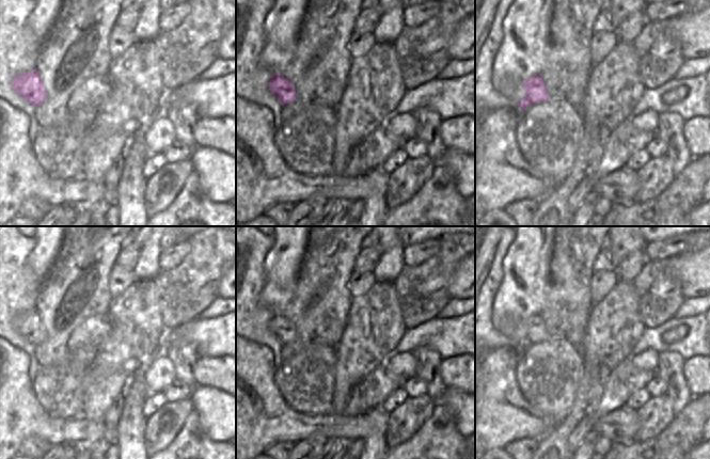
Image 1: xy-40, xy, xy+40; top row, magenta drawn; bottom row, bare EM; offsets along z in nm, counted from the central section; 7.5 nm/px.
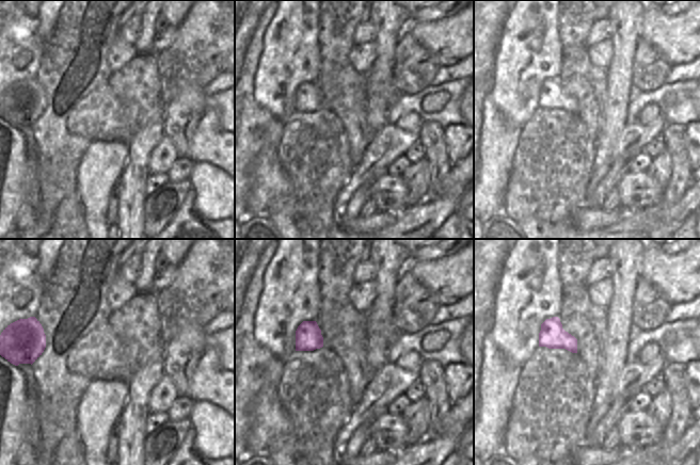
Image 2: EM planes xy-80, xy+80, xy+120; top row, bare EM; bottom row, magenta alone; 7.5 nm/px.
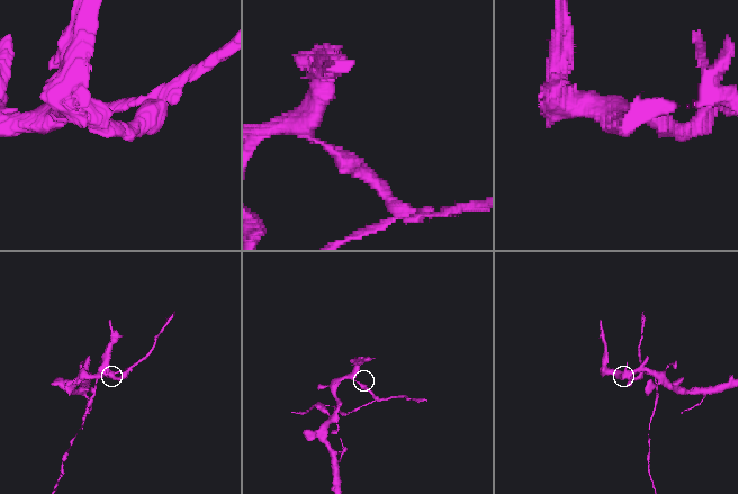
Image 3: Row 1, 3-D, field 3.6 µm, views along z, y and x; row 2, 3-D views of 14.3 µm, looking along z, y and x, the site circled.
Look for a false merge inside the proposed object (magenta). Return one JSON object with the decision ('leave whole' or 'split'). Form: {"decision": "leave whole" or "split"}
{"decision": "split"}

